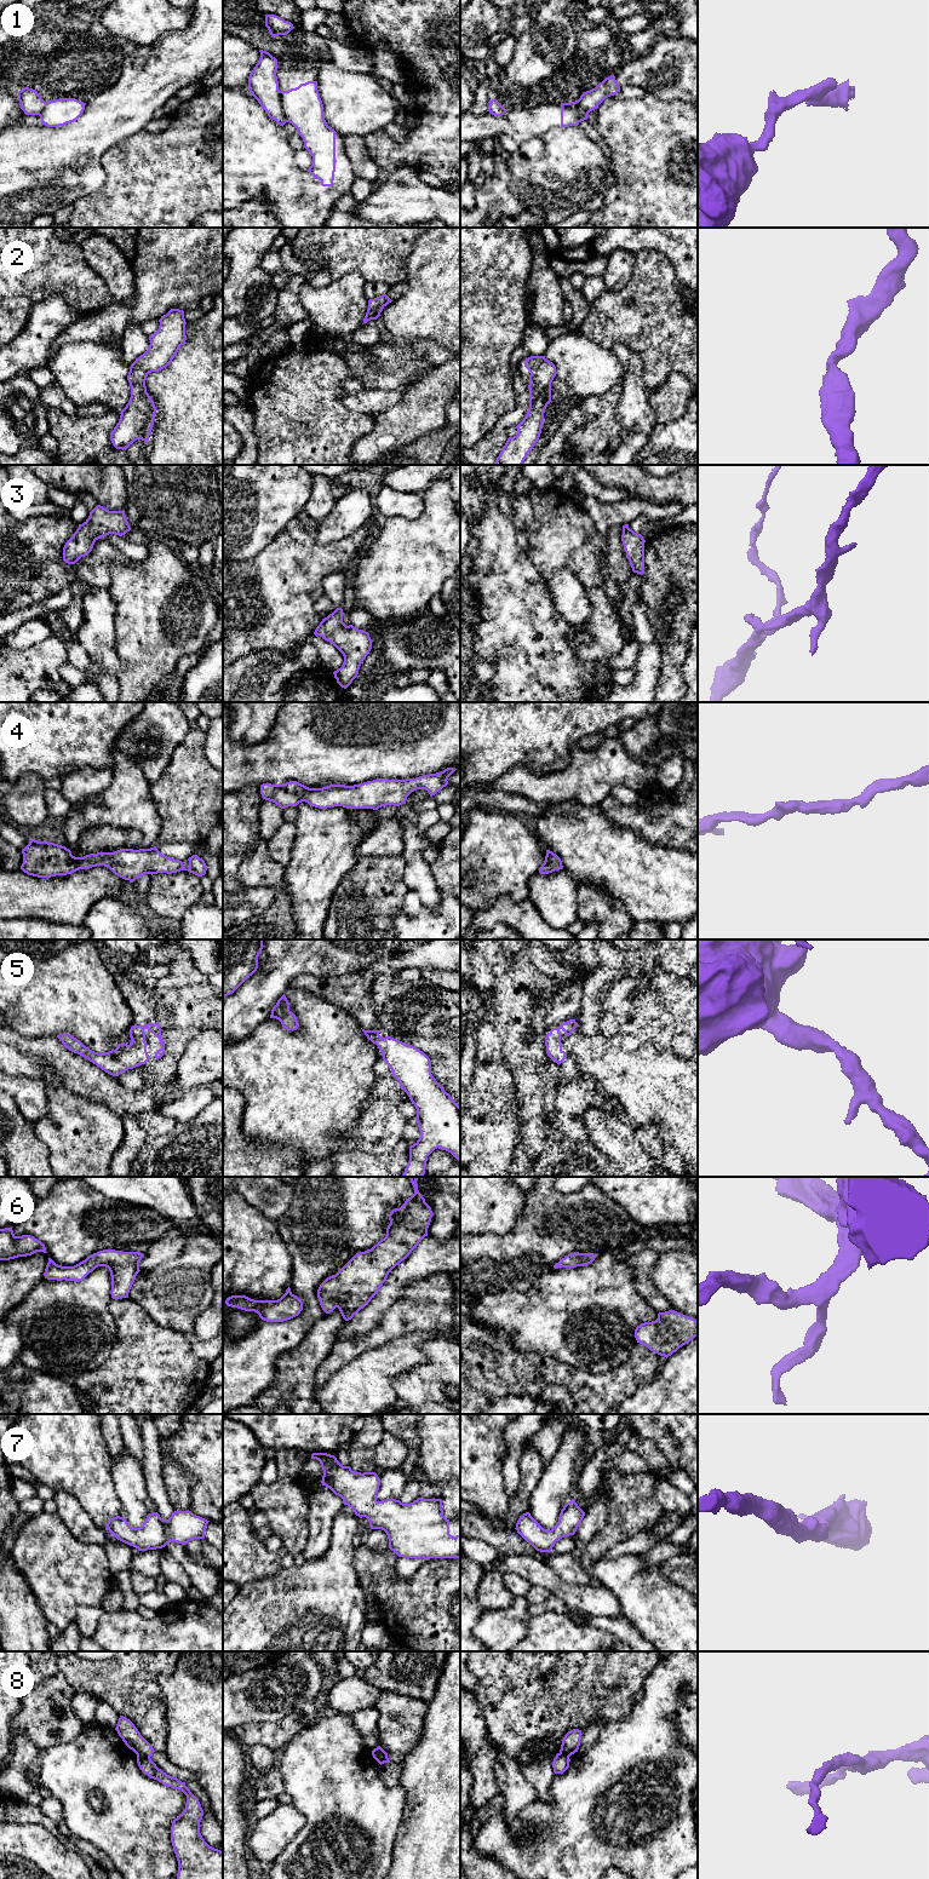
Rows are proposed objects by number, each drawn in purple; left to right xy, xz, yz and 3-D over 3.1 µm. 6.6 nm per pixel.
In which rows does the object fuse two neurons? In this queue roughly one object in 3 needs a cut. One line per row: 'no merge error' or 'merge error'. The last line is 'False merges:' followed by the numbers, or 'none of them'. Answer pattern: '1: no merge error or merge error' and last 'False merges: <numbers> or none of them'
1: merge error
2: no merge error
3: no merge error
4: no merge error
5: no merge error
6: no merge error
7: no merge error
8: merge error
False merges: 1, 8

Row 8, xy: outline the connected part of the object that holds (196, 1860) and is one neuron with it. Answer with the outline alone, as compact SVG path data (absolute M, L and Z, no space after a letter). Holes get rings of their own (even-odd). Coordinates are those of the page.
M137 1756L139 1769L150 1779L187 1795L183 1812L173 1820L171 1843L178 1861L177 1879L223 1879L223 1851L210 1846L200 1833L203 1810L185 1782L170 1776L151 1758Z

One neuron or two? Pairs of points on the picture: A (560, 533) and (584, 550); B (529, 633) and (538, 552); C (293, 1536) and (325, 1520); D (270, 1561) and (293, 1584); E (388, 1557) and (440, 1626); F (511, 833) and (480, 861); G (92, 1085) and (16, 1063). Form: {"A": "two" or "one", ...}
{"A": "one", "B": "two", "C": "two", "D": "two", "E": "one", "F": "one", "G": "one"}

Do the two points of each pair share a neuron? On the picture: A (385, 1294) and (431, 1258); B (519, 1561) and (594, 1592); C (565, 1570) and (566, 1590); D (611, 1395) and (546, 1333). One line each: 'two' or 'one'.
A: one
B: one
C: two
D: two

